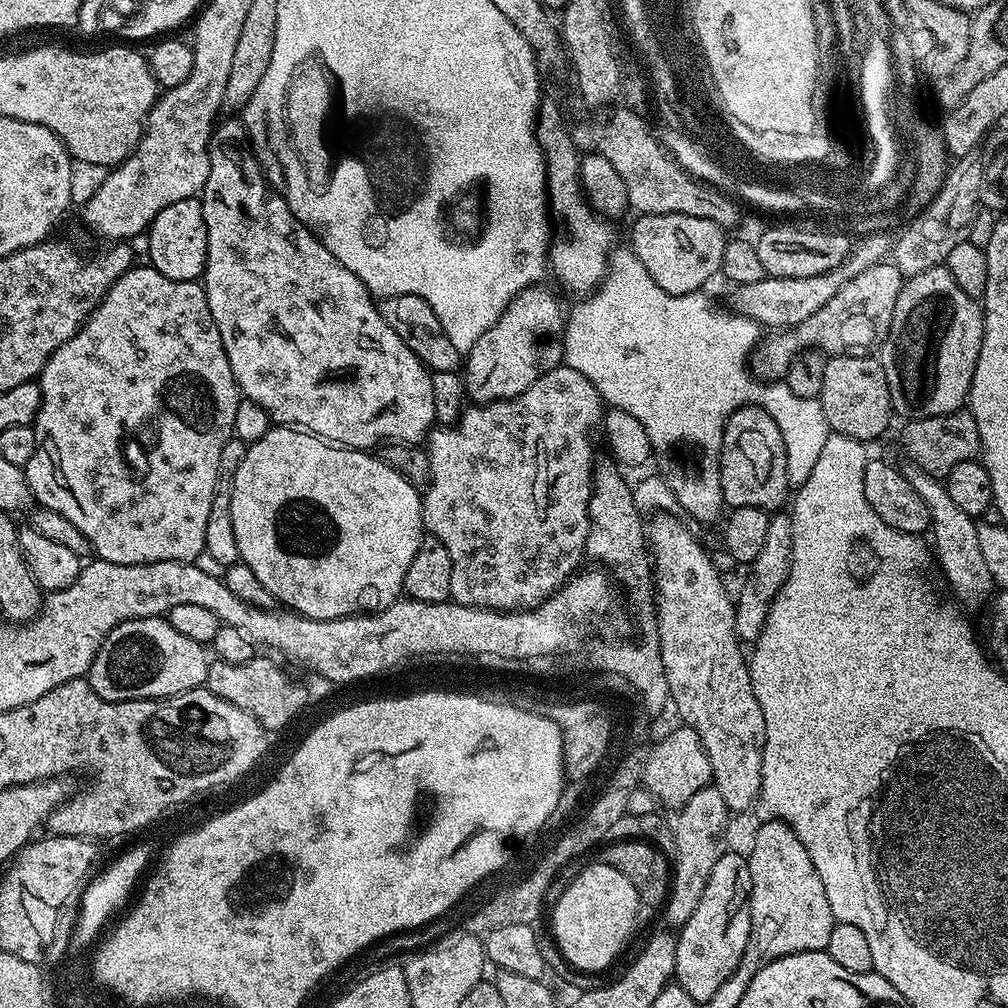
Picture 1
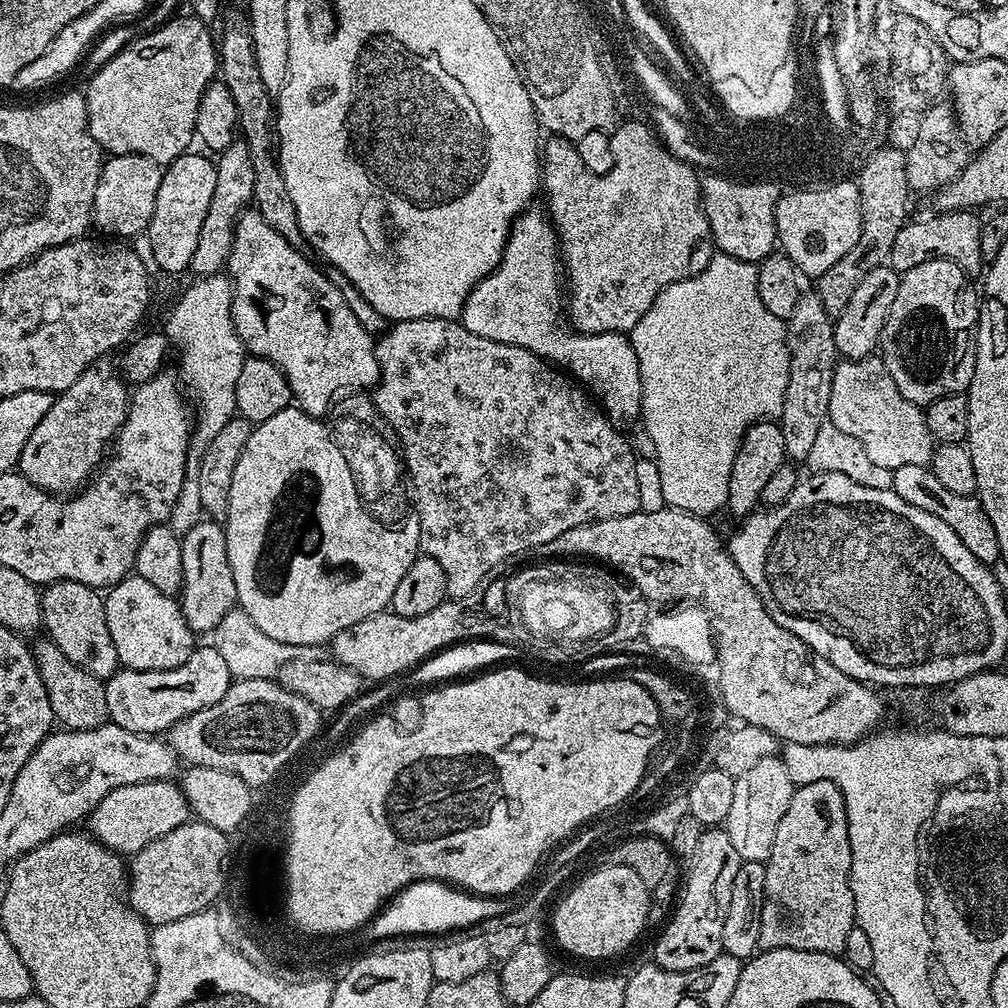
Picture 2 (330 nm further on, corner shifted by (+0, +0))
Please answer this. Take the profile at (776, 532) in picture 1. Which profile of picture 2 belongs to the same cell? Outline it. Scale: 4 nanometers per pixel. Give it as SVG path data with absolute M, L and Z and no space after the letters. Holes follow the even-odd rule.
M814 292L801 293L791 318L785 323L785 328L787 350L791 355L790 374L778 423L786 445L786 458L799 464L798 462L807 461L811 457L814 441L820 436L827 419L832 371L838 362L838 353L833 336L833 319Z

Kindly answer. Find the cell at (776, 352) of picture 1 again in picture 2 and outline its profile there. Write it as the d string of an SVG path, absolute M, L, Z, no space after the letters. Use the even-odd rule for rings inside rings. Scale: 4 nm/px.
M975 211L941 212L936 217L928 216L925 220L909 219L898 230L898 238L894 238L894 246L890 246L887 267L904 273L914 266L922 266L929 258L939 258L954 262L963 272L975 274L985 267L985 260L980 257L980 225L981 217Z

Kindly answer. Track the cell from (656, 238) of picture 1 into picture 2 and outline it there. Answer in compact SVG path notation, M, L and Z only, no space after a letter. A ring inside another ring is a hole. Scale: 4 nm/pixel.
M708 174L700 181L700 199L712 231L713 245L727 256L757 265L777 247L776 225L771 210L773 187L755 187L751 182L739 184L721 174Z

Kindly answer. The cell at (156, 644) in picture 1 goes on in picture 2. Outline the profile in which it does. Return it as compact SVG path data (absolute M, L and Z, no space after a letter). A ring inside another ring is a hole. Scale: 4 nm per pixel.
M214 646L193 648L190 658L186 658L186 662L174 670L134 670L121 667L108 677L104 686L108 719L122 726L122 730L164 734L182 718L206 706L214 706L232 683L234 681L230 670L226 670L226 662Z

